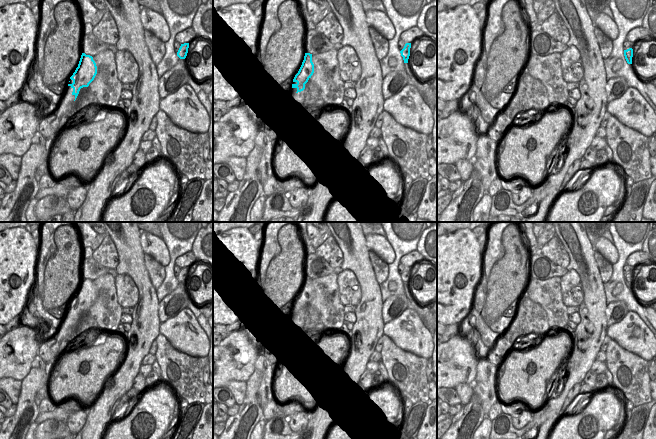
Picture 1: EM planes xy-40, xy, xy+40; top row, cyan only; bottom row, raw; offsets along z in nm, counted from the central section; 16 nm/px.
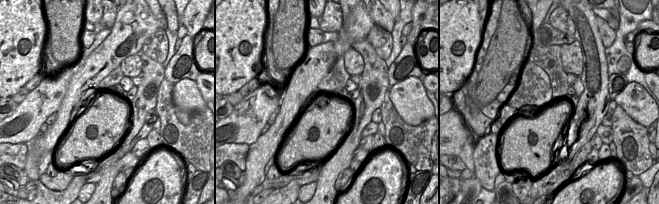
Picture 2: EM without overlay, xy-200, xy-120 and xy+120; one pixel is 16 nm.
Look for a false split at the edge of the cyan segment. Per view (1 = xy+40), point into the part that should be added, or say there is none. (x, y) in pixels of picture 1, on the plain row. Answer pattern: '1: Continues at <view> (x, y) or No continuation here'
1: No continuation here.

